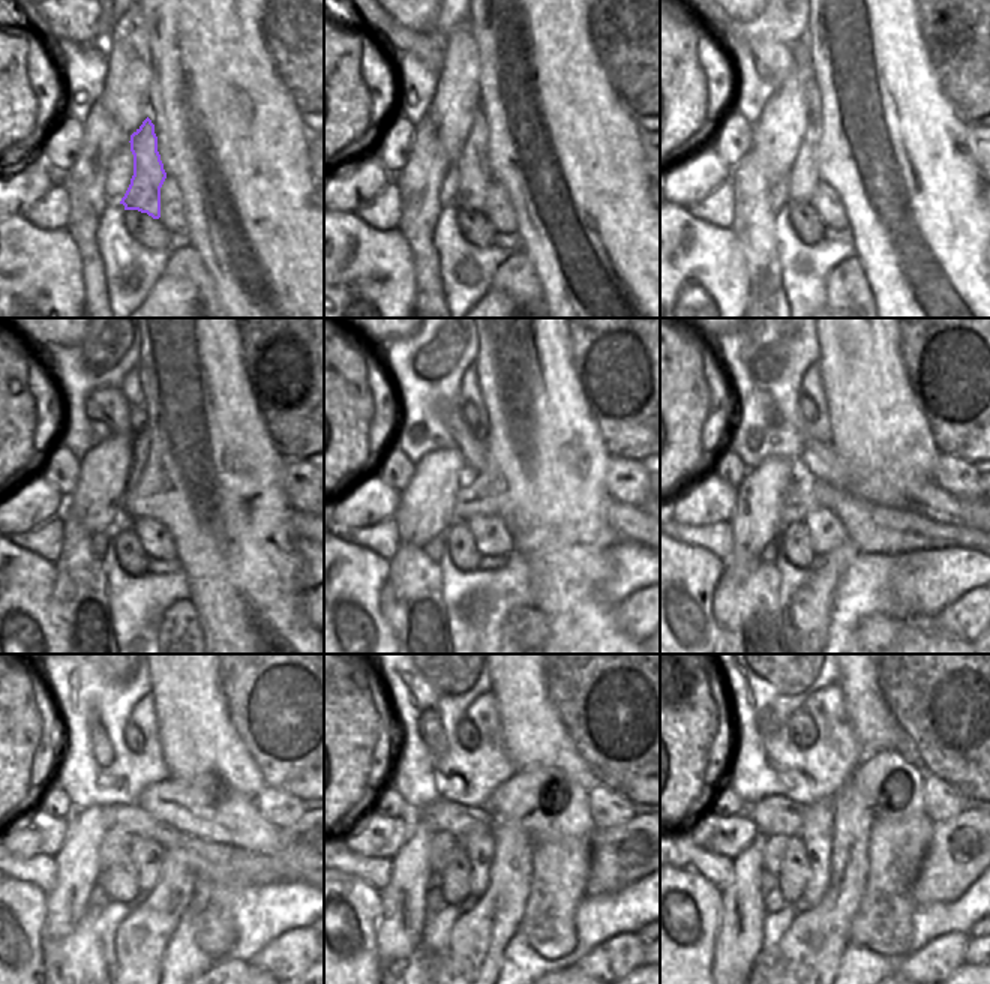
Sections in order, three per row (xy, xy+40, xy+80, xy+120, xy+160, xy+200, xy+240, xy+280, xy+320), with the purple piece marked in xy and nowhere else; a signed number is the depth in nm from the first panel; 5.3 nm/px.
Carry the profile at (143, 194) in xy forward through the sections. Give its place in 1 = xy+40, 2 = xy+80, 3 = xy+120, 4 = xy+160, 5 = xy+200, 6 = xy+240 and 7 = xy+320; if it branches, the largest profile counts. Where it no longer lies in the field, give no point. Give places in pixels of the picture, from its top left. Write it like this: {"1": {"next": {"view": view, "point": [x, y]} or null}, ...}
{"1": {"next": {"view": "xy+40", "point": [473, 167]}}, "2": {"next": {"view": "xy+80", "point": [803, 179]}}, "3": {"next": {"view": "xy+120", "point": [138, 417]}}, "4": {"next": {"view": "xy+160", "point": [470, 411]}}, "5": {"next": {"view": "xy+200", "point": [807, 405]}}, "6": {"next": {"view": "xy+240", "point": [134, 738]}}, "7": {"next": {"view": "xy+320", "point": [801, 728]}}}

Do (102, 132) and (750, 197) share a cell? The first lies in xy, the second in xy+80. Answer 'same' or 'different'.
same

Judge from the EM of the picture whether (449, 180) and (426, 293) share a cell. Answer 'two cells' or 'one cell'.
two cells

